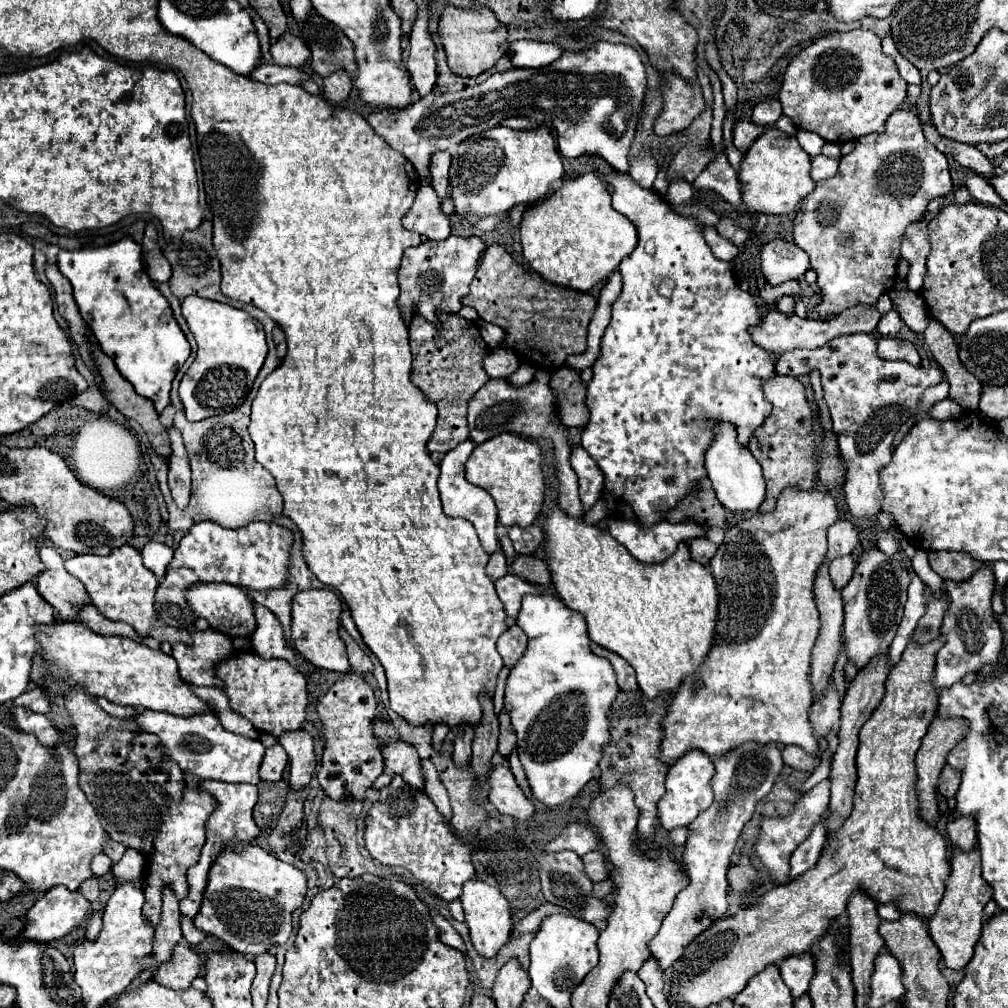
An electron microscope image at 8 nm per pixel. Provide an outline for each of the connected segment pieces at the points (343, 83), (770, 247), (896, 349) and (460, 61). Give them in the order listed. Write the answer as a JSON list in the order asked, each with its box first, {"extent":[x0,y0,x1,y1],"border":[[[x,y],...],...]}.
[{"extent":[323,72,351,104],"border":[[[333,72],[323,82],[323,96],[331,104],[343,104],[351,94],[351,78],[347,72]]]},{"extent":[761,240,811,286],"border":[[[773,240],[767,246],[763,246],[761,272],[763,272],[765,280],[773,286],[805,276],[805,272],[809,268],[811,268],[811,264],[809,264],[807,252],[799,250],[791,242]]]},{"extent":[879,338,921,366],"border":[[[879,338],[879,356],[885,360],[905,360],[913,366],[921,364],[919,352],[913,342],[901,338]]]},{"extent":[439,6,507,78],"border":[[[447,6],[439,18],[439,36],[447,52],[447,64],[451,72],[461,78],[475,78],[483,72],[489,72],[497,60],[507,54],[507,28],[495,18],[489,8],[461,10]]]}]

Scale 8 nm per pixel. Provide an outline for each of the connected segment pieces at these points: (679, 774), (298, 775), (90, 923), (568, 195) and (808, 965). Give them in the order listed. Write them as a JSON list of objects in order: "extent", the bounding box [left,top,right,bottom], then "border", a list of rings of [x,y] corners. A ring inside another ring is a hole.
[{"extent":[659,752,713,830],"border":[[[687,752],[681,756],[667,772],[665,782],[665,796],[659,800],[659,820],[665,830],[673,830],[677,826],[691,824],[699,812],[707,810],[713,802],[713,790],[711,790],[711,778],[713,778],[713,760],[705,752]]]},{"extent":[279,730,315,790],"border":[[[305,730],[285,732],[279,736],[279,744],[285,748],[289,756],[289,786],[291,790],[303,790],[315,770],[315,752],[313,738]]]},{"extent":[85,908,103,940],"border":[[[103,908],[99,910],[93,910],[89,920],[87,920],[87,930],[85,930],[85,938],[87,940],[95,940],[101,932],[101,926],[103,926]]]},{"extent":[519,174,637,292],"border":[[[583,174],[575,180],[567,180],[555,194],[547,200],[525,210],[519,232],[523,242],[523,256],[529,266],[549,284],[573,288],[579,292],[587,292],[599,282],[605,282],[613,270],[619,268],[621,260],[635,250],[637,232],[633,224],[611,206],[611,194],[603,190],[603,184],[595,174]]]},{"extent":[781,956,815,998],"border":[[[791,956],[787,958],[781,966],[781,978],[783,982],[789,986],[791,996],[799,998],[807,992],[809,982],[815,974],[815,964],[813,964],[813,956]]]}]

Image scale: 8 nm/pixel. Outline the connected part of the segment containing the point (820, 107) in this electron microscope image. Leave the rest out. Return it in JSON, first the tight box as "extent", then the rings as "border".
{"extent":[779,30,907,144],"border":[[[851,30],[833,32],[815,40],[809,48],[799,52],[783,76],[783,86],[779,100],[783,104],[783,114],[793,120],[801,130],[817,132],[825,142],[845,144],[865,136],[869,132],[883,132],[885,120],[895,112],[907,96],[907,82],[899,78],[895,62],[881,52],[881,38],[871,30]]]}

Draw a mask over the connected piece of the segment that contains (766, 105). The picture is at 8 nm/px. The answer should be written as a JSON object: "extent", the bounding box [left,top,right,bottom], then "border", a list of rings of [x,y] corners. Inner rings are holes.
{"extent":[753,96,781,126],"border":[[[775,96],[759,102],[753,108],[753,122],[759,126],[775,126],[779,118],[781,118],[781,104]]]}

